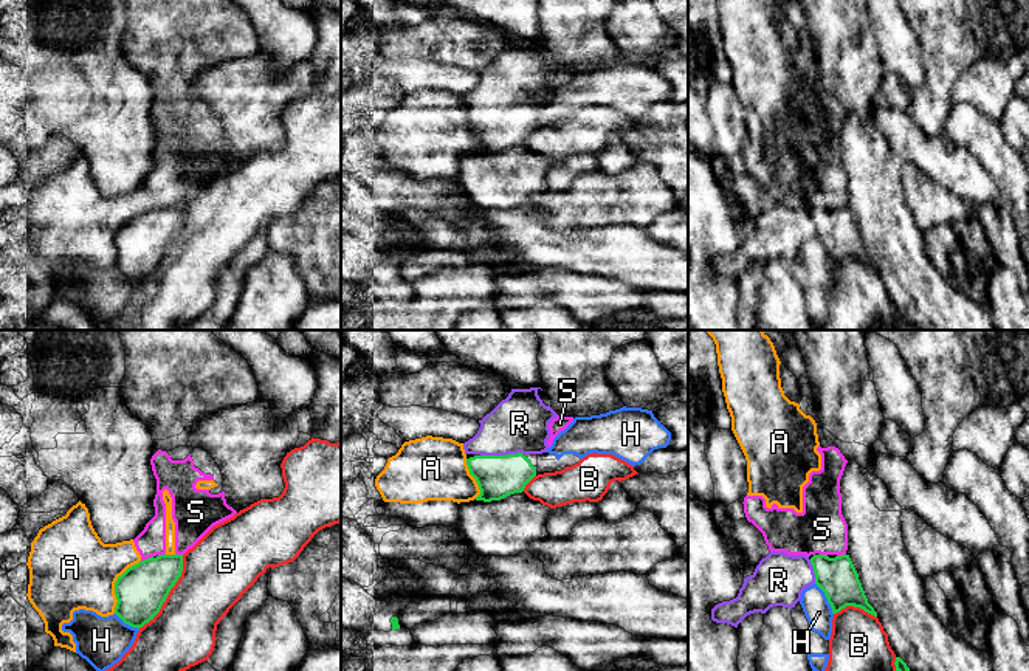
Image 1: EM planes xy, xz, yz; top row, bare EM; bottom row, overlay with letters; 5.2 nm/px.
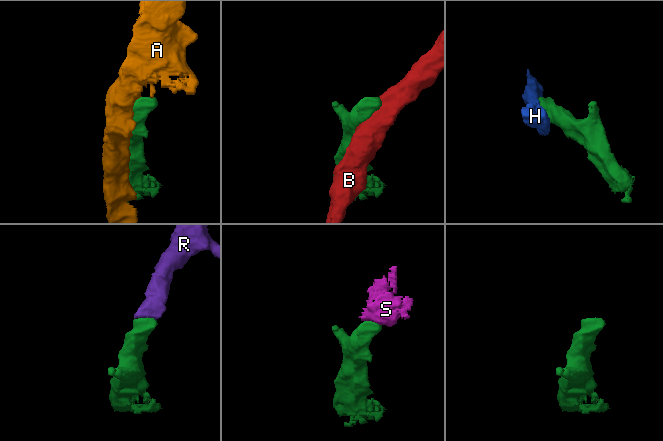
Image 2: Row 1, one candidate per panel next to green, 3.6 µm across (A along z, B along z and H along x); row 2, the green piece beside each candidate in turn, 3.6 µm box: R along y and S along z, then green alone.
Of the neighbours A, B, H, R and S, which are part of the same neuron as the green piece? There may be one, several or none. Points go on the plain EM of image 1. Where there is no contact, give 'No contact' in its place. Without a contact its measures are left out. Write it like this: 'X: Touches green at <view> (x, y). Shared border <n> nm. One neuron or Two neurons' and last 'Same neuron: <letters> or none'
A: Touches green at xy (115, 237). Shared border 320 nm. Two neurons
B: Touches green at xy (168, 247). Shared border 440 nm. Two neurons
H: Touches green at yz (826, 250). Shared border 190 nm. Two neurons
R: Touches green at xz (501, 109). Shared border 220 nm. One neuron
S: Touches green at xy (147, 211). Shared border 70 nm. Two neurons
Same neuron: R

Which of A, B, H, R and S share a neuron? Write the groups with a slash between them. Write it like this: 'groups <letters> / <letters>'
groups A S / B / H / R

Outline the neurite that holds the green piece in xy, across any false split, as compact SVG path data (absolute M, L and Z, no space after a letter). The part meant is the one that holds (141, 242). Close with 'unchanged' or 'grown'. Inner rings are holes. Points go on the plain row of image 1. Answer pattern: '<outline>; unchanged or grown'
M160 208L129 220L115 236L115 267L132 280L153 273L183 225L183 208Z; unchanged

